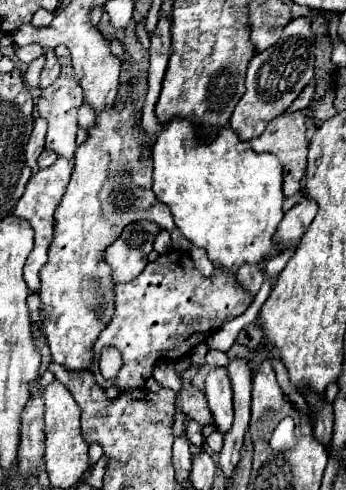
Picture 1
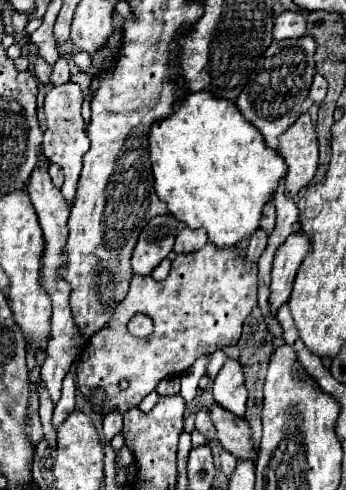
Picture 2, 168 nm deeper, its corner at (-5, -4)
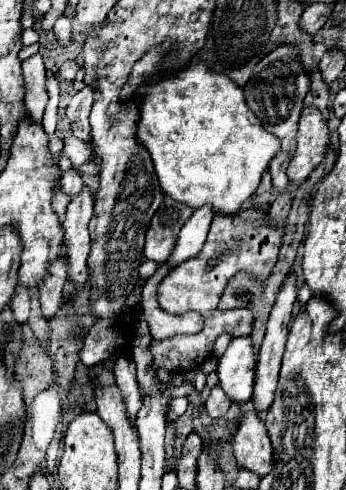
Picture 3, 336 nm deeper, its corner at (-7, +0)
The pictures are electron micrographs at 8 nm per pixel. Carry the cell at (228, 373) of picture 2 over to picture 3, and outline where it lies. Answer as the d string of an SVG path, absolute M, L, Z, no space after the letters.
M251 336L233 338L229 348L219 360L217 376L221 388L233 402L247 402L253 394L255 380L255 346L251 346Z

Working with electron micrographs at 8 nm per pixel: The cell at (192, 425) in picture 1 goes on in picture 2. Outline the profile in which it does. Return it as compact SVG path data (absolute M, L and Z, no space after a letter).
M203 408L203 410L197 412L197 416L195 416L195 430L199 434L203 434L207 440L215 440L215 428L213 428L213 422L209 418L207 408Z

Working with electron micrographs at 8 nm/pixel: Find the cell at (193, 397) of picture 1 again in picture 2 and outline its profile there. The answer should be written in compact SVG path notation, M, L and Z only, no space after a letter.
M213 404L209 408L209 414L217 430L217 440L227 452L231 452L235 458L251 458L251 460L257 458L251 444L251 430L245 418L225 412L219 404Z

